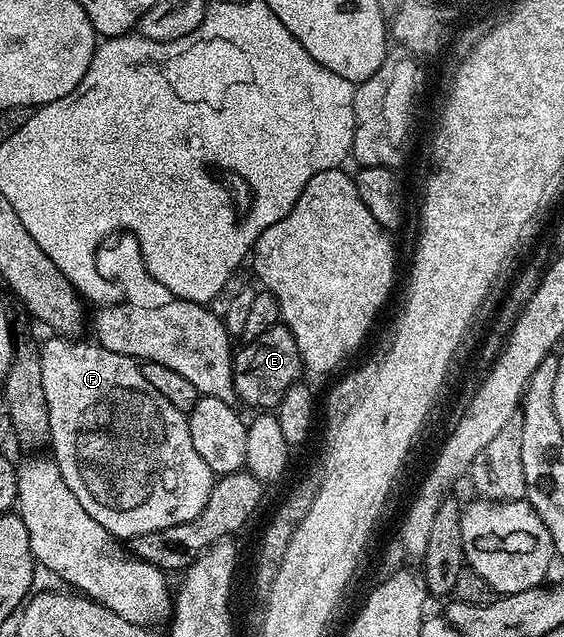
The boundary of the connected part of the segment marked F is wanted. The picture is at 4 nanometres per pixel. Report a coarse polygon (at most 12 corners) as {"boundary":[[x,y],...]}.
{"boundary":[[42,342],[49,449],[116,539],[196,517],[213,474],[132,358]]}

